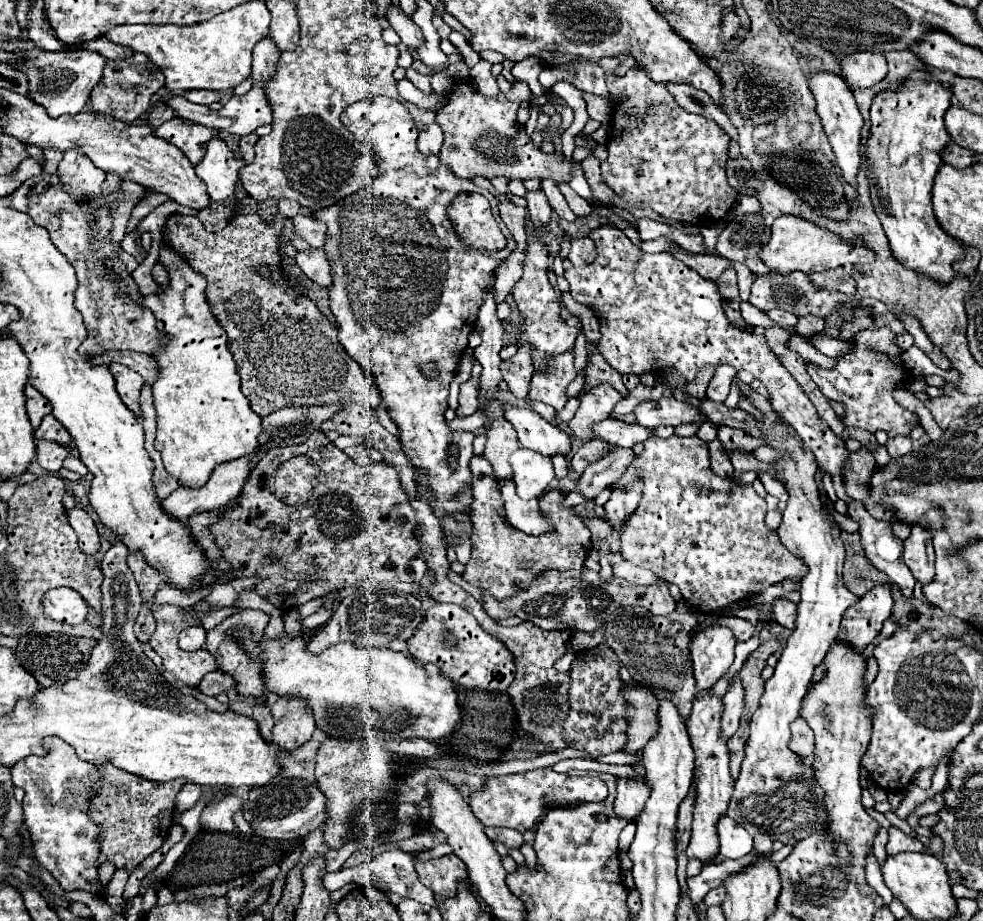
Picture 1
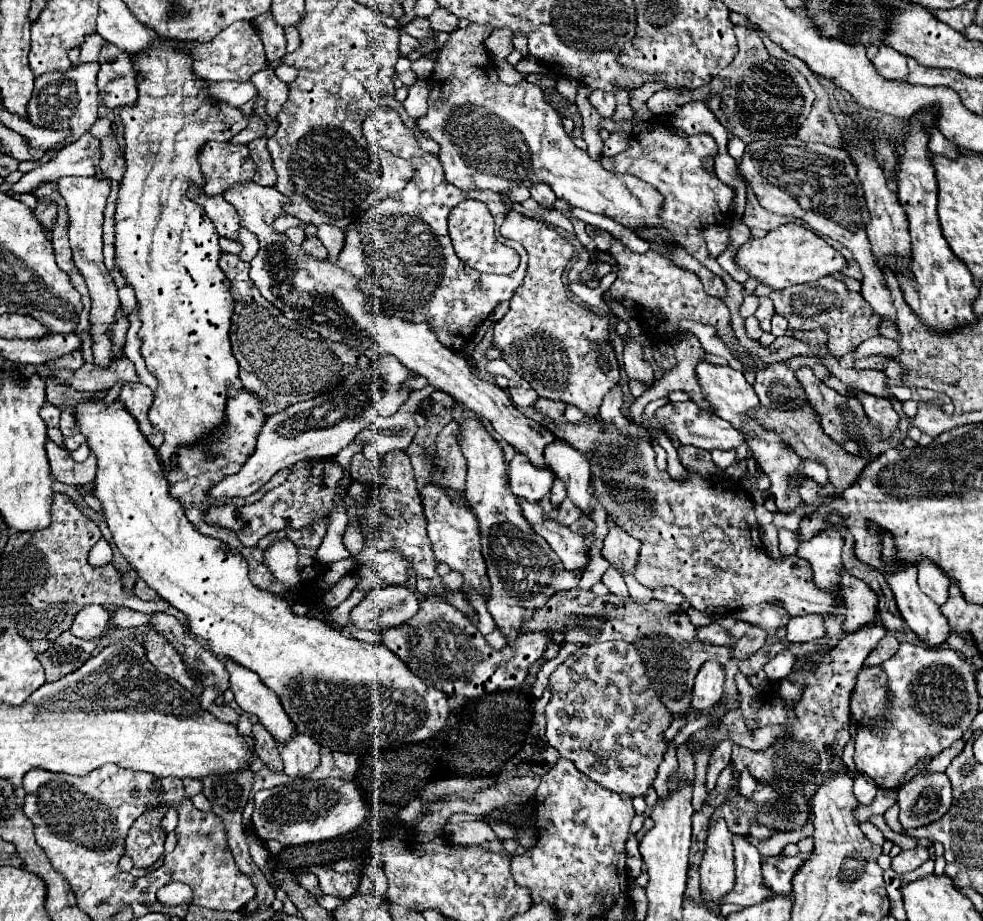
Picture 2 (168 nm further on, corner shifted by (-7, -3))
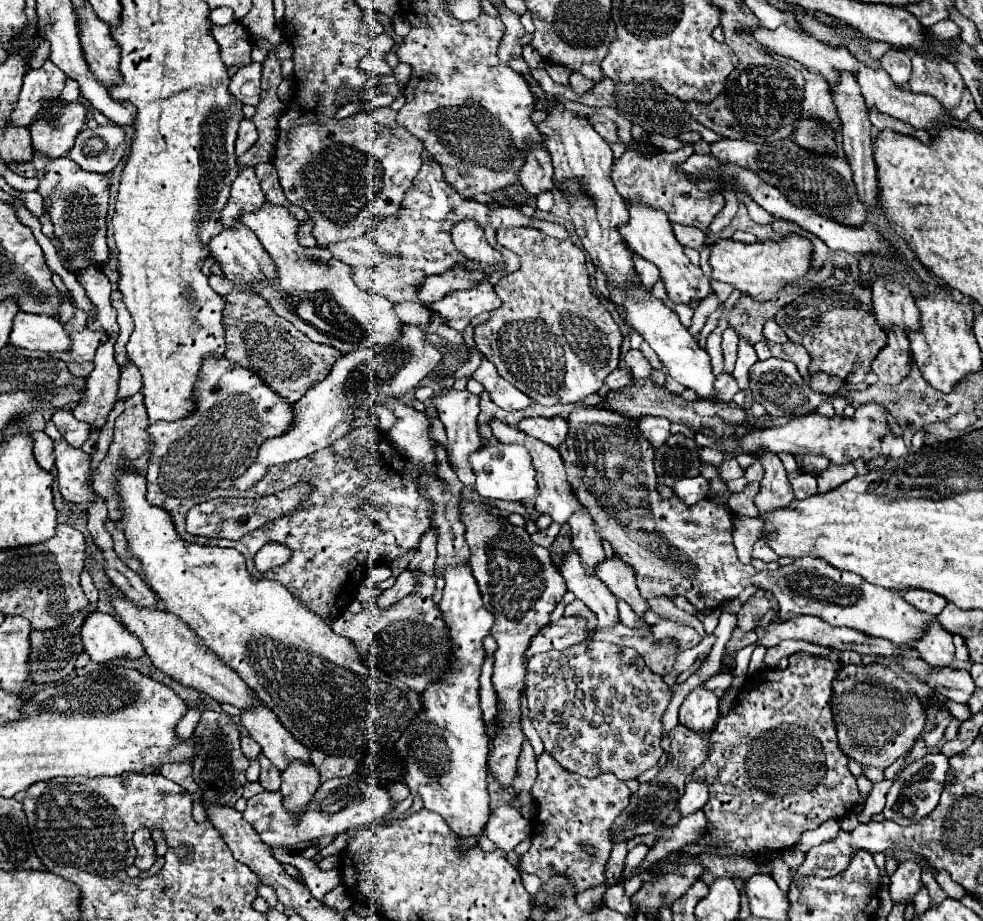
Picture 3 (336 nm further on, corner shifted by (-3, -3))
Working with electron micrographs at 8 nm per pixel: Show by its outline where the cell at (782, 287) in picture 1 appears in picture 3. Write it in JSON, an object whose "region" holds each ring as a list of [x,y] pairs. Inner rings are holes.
{"region":[[[845,283],[829,289],[813,289],[793,303],[785,305],[775,321],[787,333],[789,341],[799,343],[807,349],[811,363],[809,375],[821,371],[847,379],[851,369],[859,363],[865,371],[871,371],[871,361],[877,357],[877,351],[885,347],[885,333],[875,321],[871,289],[863,283]]]}

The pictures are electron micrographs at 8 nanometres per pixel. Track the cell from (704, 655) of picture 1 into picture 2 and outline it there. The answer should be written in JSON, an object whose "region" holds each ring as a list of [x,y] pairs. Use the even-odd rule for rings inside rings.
{"region":[[[717,659],[715,661],[707,661],[699,669],[699,673],[695,677],[691,707],[693,709],[701,709],[701,711],[709,711],[721,699],[723,683],[725,683],[723,665]]]}

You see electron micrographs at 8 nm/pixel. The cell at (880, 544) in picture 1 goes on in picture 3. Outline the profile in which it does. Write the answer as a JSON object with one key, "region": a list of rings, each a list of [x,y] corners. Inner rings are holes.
{"region":[[[933,623],[927,635],[913,643],[913,647],[921,653],[921,657],[931,667],[949,667],[955,659],[955,647],[951,641],[951,633],[941,627],[941,623]]]}

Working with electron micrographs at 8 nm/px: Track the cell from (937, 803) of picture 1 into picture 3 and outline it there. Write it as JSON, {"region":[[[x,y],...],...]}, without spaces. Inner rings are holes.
{"region":[[[929,753],[923,759],[917,759],[909,767],[905,767],[899,777],[893,781],[887,803],[885,803],[885,819],[891,819],[899,825],[913,825],[927,817],[939,803],[939,795],[945,787],[945,771],[949,767],[949,759],[941,753]]]}

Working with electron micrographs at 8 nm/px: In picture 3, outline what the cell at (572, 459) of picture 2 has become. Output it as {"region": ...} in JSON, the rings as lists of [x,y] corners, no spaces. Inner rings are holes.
{"region":[[[581,507],[581,511],[577,511],[571,519],[571,545],[573,549],[579,553],[583,567],[589,573],[595,573],[597,563],[601,563],[601,559],[605,559],[603,547],[601,547],[601,539],[595,533],[595,525],[591,515],[587,513],[585,507]]]}

